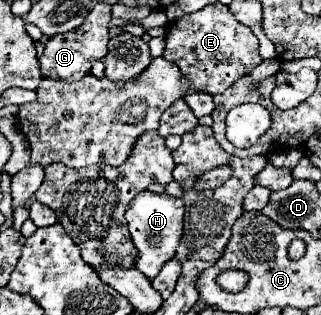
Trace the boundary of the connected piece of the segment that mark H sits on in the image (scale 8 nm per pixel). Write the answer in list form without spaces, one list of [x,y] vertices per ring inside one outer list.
[[[144,190],[136,194],[136,198],[128,204],[126,210],[126,222],[128,232],[132,238],[132,244],[136,248],[136,260],[134,266],[148,278],[154,280],[160,268],[174,258],[176,248],[182,238],[182,220],[184,220],[184,202],[180,198],[168,196],[168,194],[154,194],[150,190]]]

